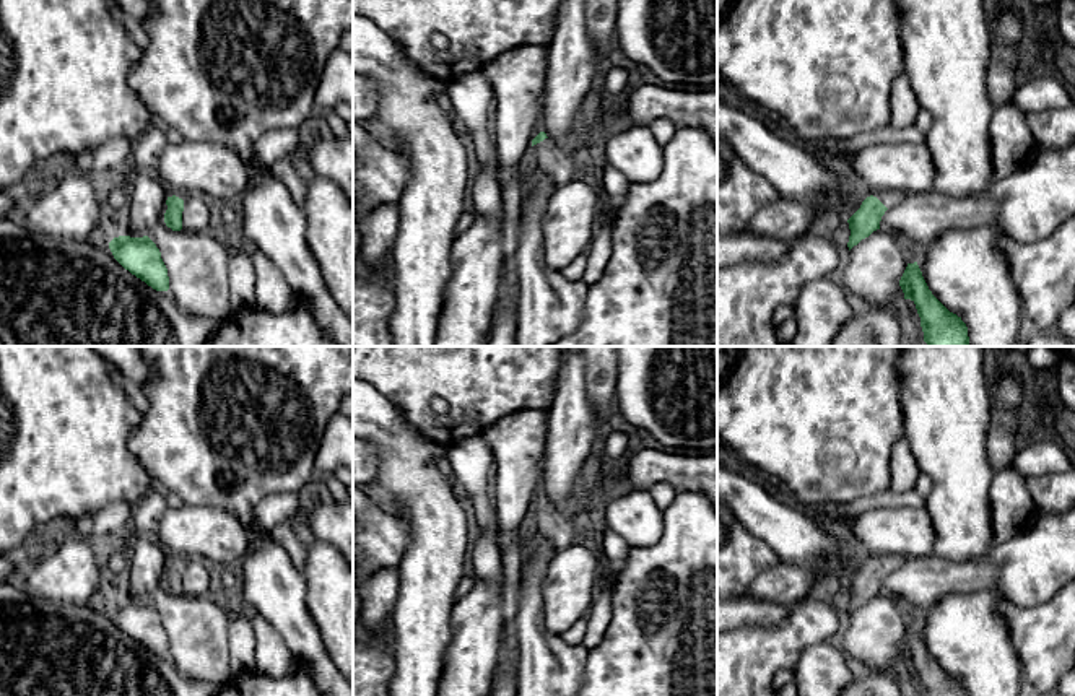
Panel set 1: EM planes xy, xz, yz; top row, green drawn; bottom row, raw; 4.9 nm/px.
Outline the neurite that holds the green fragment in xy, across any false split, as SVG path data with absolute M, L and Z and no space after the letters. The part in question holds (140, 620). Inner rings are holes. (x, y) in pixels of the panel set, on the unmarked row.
M119 600L109 607L114 623L156 655L169 654L168 633L156 608L148 602Z

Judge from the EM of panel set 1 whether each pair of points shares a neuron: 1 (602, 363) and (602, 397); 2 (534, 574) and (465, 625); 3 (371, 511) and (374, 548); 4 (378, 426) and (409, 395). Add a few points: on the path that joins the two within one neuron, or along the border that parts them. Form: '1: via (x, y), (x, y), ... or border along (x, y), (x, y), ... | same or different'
1: via (602, 371), (602, 389) | same
2: border along (529, 548), (519, 589), (517, 613), (509, 623) | different
3: via (371, 521), (374, 539) | same
4: border along (369, 382), (422, 434) | different

